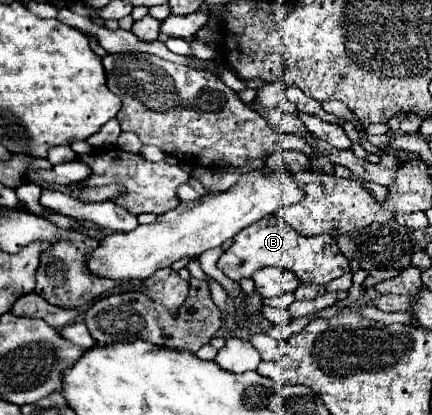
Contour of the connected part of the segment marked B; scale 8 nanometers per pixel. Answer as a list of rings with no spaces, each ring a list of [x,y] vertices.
[[[262,218],[250,224],[246,230],[238,232],[238,236],[234,236],[234,244],[220,256],[216,266],[236,282],[240,282],[242,278],[250,278],[256,270],[266,266],[288,268],[304,284],[326,284],[350,272],[346,256],[340,252],[336,240],[330,234],[318,234],[308,238],[290,228],[282,218]]]

